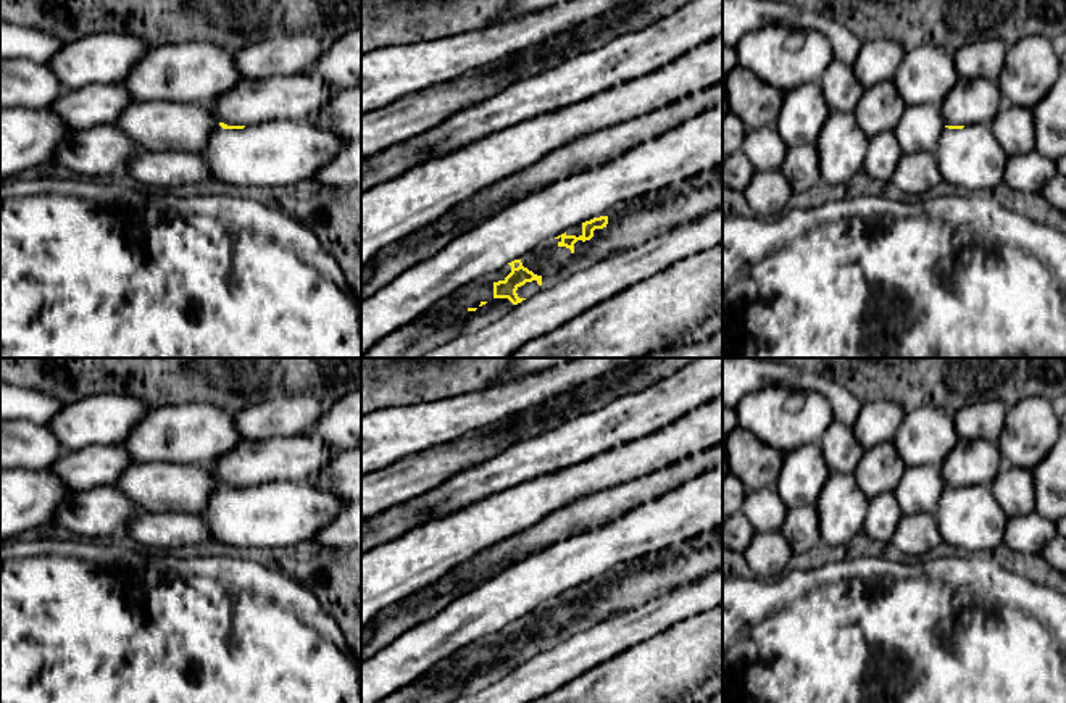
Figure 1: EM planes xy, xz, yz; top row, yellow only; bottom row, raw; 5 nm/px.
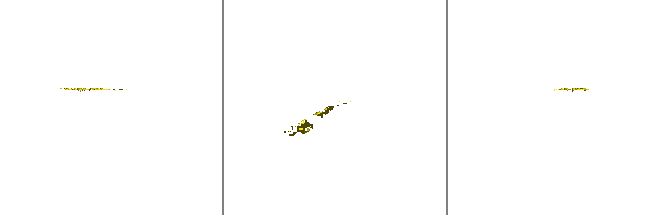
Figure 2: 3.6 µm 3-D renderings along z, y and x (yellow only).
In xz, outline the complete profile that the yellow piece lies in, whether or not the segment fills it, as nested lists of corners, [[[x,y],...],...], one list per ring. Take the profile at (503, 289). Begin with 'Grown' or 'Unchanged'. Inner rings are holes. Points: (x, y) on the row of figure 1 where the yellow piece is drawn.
Grown. [[[722,177],[716,184],[671,197],[652,208],[629,210],[611,223],[608,216],[593,218],[508,263],[502,271],[466,284],[439,300],[432,311],[453,322],[473,319],[474,311],[492,298],[508,298],[518,305],[539,292],[543,279],[560,281],[577,269],[655,240],[721,206]]]

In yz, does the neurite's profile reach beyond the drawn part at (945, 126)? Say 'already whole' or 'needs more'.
needs more

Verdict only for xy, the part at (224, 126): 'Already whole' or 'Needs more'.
Needs more

